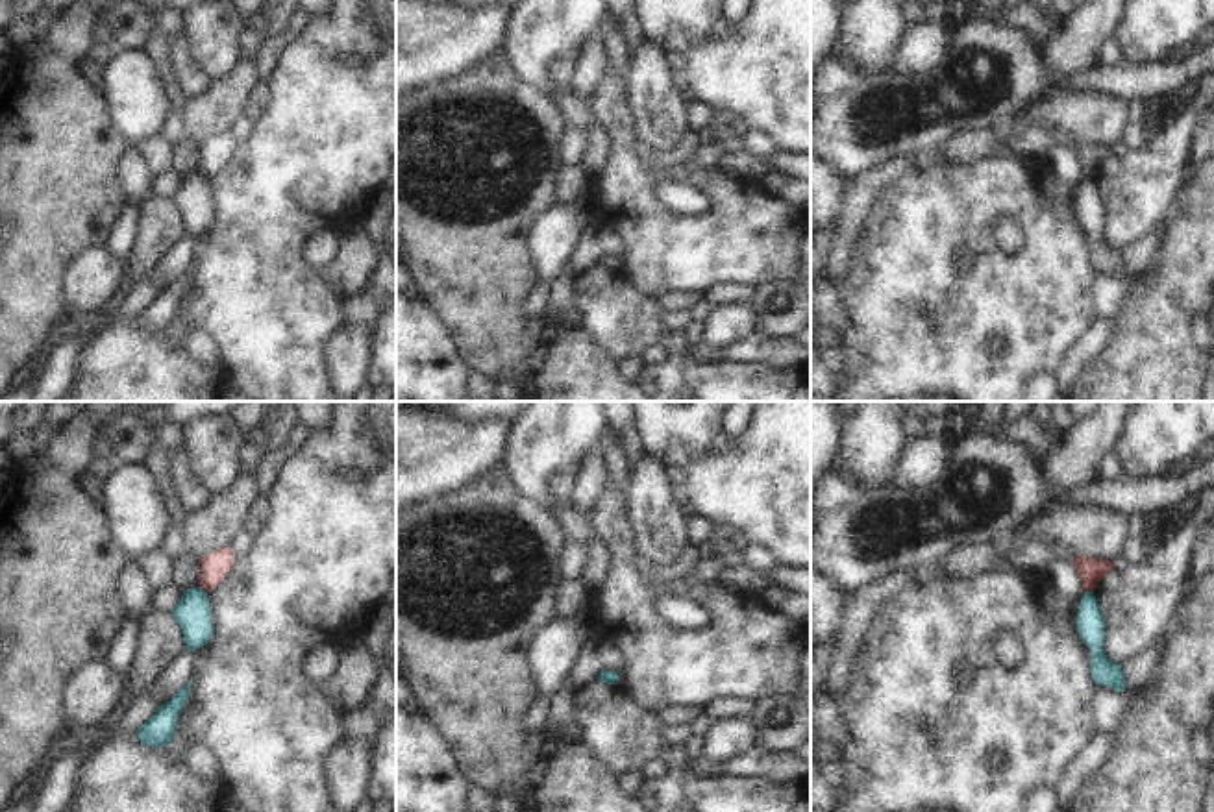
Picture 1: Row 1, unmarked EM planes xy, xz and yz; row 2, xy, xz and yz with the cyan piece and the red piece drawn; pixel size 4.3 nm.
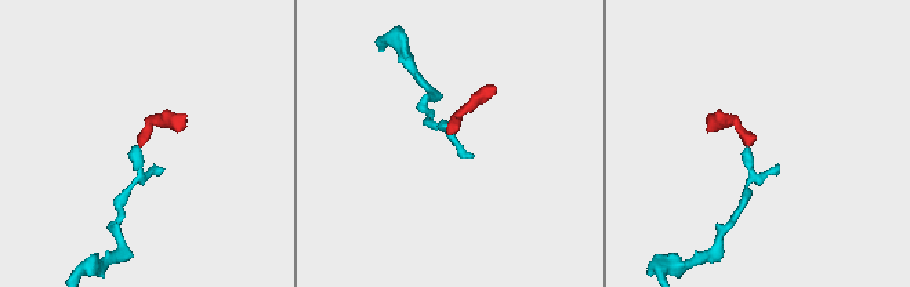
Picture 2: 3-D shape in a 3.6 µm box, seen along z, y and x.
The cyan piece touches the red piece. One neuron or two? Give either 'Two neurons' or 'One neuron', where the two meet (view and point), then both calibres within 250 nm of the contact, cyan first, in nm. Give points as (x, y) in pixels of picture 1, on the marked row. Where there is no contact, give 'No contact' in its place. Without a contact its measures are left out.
Two neurons. Touches cyan at yz (1089, 592). Thickness 130 nm (cyan) against 110 nm.

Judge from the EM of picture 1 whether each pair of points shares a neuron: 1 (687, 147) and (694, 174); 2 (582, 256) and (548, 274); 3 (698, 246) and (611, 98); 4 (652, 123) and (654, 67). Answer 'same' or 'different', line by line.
1: different
2: different
3: same
4: same

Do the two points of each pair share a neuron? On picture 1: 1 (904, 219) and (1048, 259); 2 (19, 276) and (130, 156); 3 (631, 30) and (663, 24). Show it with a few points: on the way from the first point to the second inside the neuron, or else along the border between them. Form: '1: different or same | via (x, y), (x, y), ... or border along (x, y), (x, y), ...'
1: same | via (931, 258), (953, 280), (1009, 280)
2: different | border along (128, 145), (119, 159), (119, 187), (124, 202)
3: different | border along (635, 19), (644, 37)

